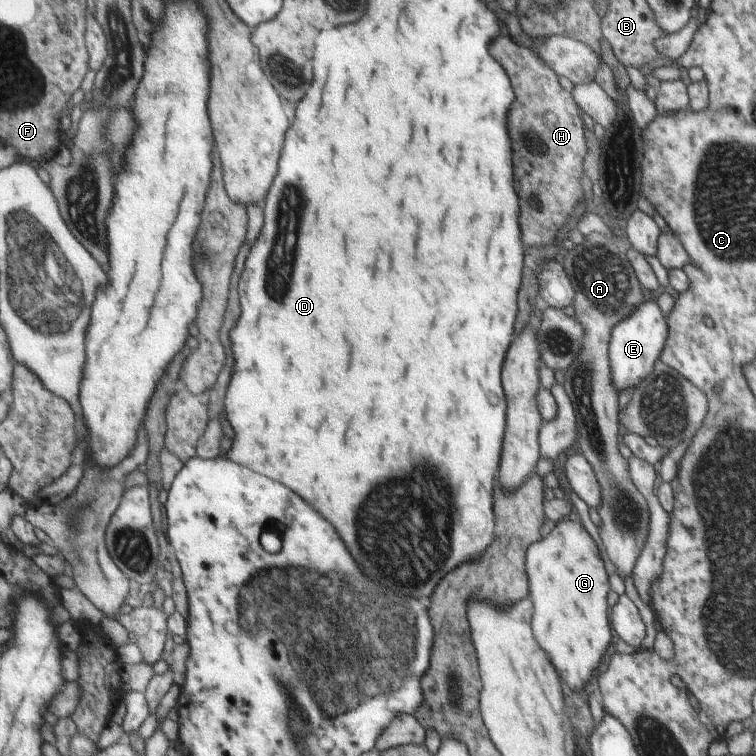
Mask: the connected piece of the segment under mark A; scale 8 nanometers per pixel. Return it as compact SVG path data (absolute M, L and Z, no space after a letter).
M596 232L584 234L581 244L575 244L565 252L563 270L574 290L570 306L583 334L575 358L565 367L562 385L576 420L575 449L585 455L600 485L600 505L596 508L601 520L598 534L614 573L624 579L632 574L636 558L645 544L649 517L646 500L631 482L628 462L617 451L620 439L617 433L617 393L610 375L608 342L613 325L644 301L642 286L626 259L625 250Z

